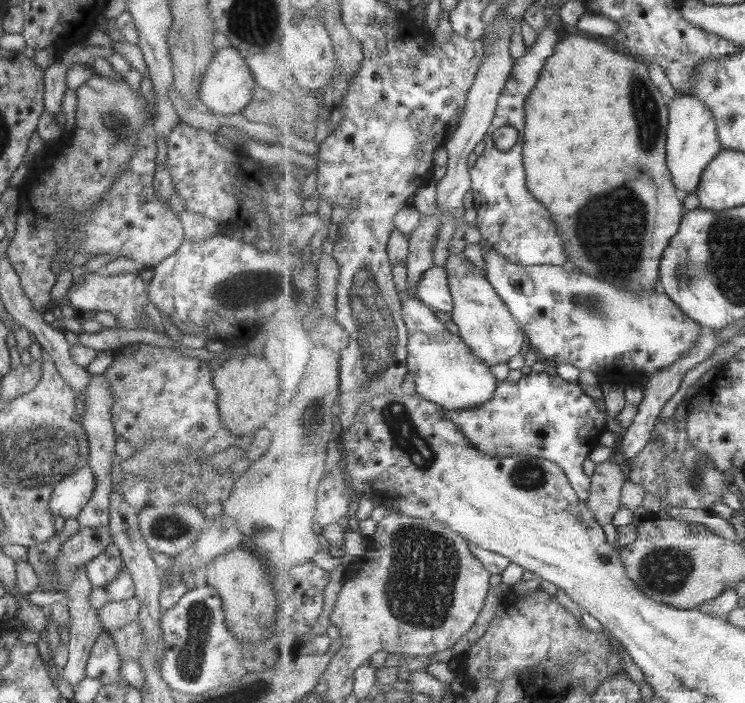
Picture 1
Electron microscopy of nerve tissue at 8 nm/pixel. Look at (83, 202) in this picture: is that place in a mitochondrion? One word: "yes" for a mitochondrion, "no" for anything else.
yes

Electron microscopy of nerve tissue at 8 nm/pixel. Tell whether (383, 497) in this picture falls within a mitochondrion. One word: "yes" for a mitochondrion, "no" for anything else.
no

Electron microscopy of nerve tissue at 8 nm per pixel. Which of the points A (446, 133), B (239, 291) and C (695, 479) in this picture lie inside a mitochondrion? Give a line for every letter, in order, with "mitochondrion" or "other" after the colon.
A: other
B: mitochondrion
C: mitochondrion

